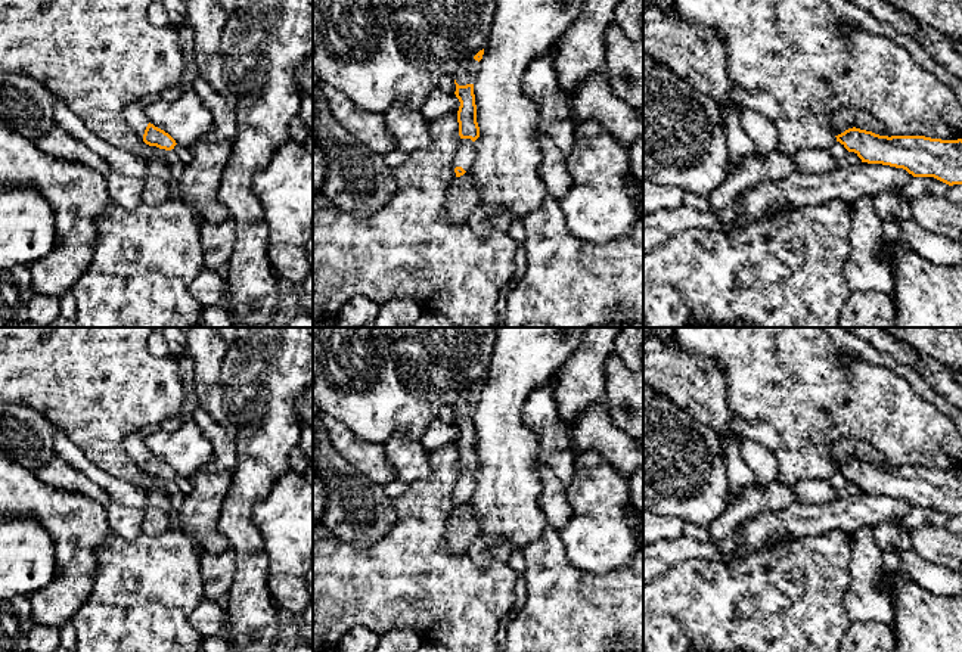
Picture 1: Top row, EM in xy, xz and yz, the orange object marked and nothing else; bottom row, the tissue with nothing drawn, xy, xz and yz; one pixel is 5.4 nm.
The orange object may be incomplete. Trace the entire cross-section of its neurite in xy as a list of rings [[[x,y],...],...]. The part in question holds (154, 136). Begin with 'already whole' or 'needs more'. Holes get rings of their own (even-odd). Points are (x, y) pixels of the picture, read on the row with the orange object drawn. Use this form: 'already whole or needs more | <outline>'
needs more | [[[139,100],[131,102],[124,108],[124,118],[146,145],[165,150],[171,150],[177,145],[168,133],[148,121],[145,108]]]

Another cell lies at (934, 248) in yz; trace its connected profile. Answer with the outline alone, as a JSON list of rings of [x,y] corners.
[[[894,218],[900,226],[899,243],[935,266],[962,266],[962,243],[937,235],[913,218]]]

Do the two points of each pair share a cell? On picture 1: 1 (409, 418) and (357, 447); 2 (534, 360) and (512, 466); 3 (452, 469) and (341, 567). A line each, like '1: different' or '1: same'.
1: different
2: same
3: same

